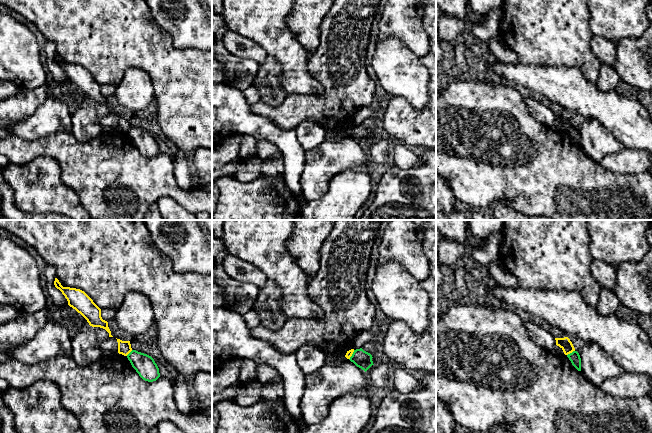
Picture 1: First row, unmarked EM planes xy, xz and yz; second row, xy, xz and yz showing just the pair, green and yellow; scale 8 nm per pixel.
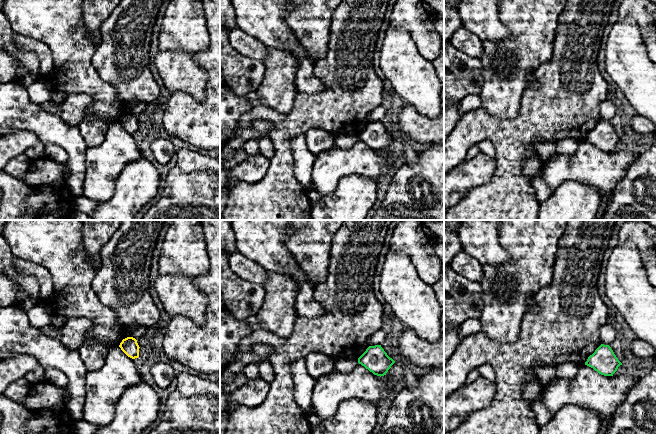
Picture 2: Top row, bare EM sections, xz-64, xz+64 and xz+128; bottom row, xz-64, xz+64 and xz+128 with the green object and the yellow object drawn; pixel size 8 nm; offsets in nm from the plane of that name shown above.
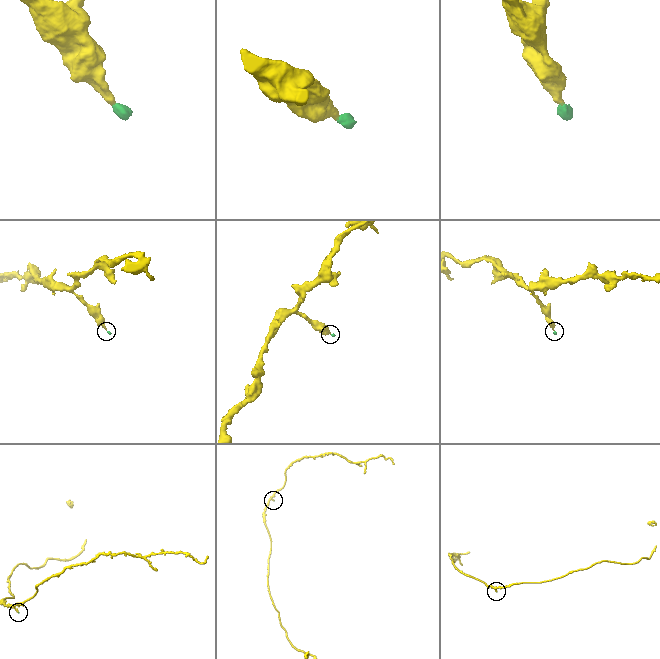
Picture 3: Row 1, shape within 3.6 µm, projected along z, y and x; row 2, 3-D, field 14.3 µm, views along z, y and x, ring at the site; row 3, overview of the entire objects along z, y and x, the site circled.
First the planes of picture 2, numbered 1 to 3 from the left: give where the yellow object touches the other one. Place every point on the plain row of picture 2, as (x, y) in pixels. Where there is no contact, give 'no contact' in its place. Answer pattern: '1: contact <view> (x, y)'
1: no contact
2: no contact
3: no contact

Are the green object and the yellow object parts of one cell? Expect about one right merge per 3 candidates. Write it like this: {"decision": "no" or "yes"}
{"decision": "yes"}

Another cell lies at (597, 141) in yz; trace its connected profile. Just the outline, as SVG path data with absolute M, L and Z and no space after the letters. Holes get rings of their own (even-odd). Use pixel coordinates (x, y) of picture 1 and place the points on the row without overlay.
M585 118L578 129L581 134L581 148L597 163L605 156L616 154L624 148L613 133L595 119Z

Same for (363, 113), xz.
M362 107L360 108L354 115L353 122L354 125L360 125L362 124L368 117L372 115L373 111L371 108Z

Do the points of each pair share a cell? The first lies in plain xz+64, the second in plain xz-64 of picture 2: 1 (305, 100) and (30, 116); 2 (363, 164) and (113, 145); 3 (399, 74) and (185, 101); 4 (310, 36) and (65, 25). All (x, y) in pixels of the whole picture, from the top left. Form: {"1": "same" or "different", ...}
{"1": "different", "2": "same", "3": "different", "4": "different"}

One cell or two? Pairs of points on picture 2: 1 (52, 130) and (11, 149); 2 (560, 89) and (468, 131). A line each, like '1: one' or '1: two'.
1: two
2: one

